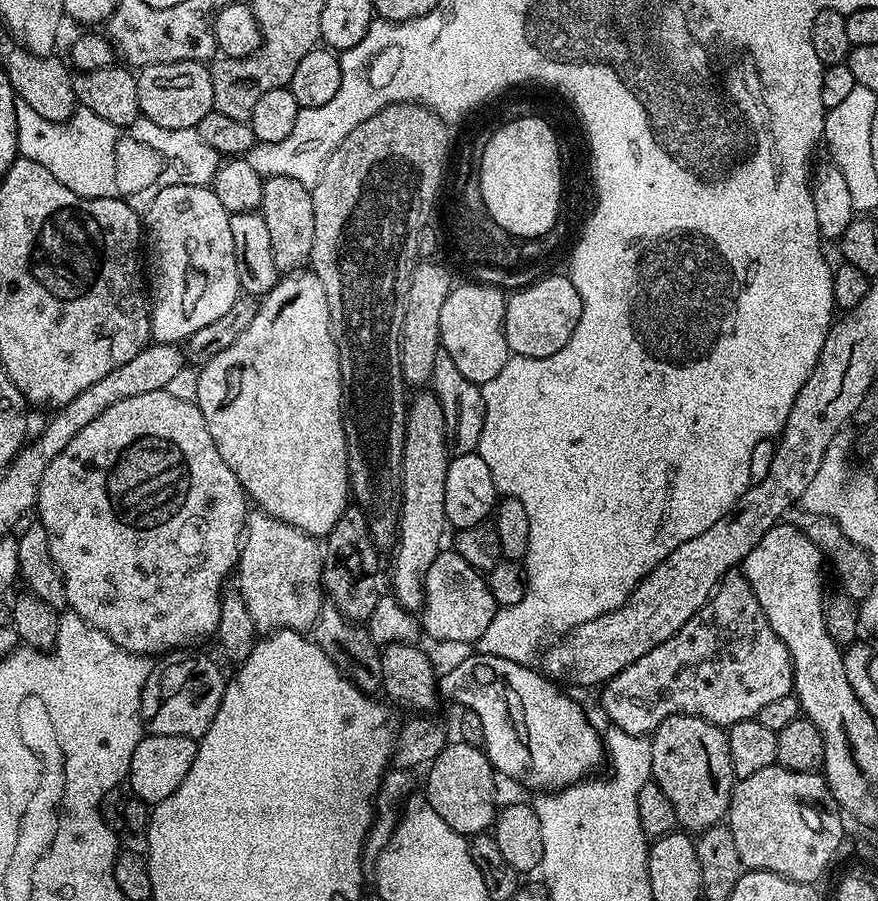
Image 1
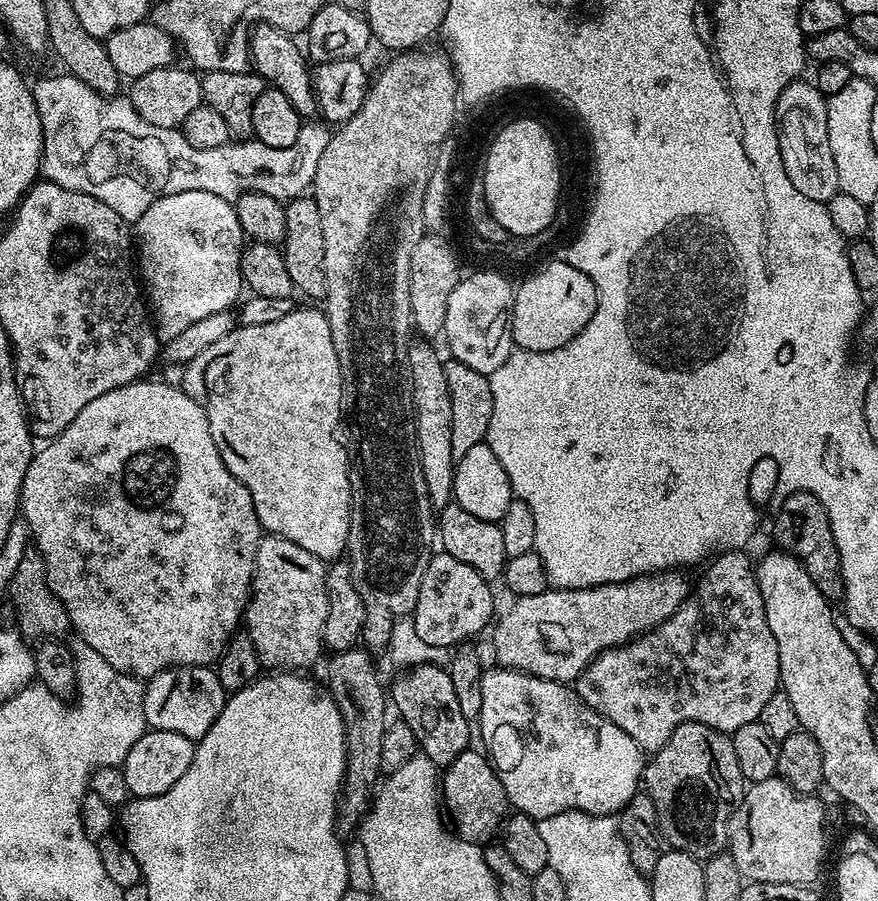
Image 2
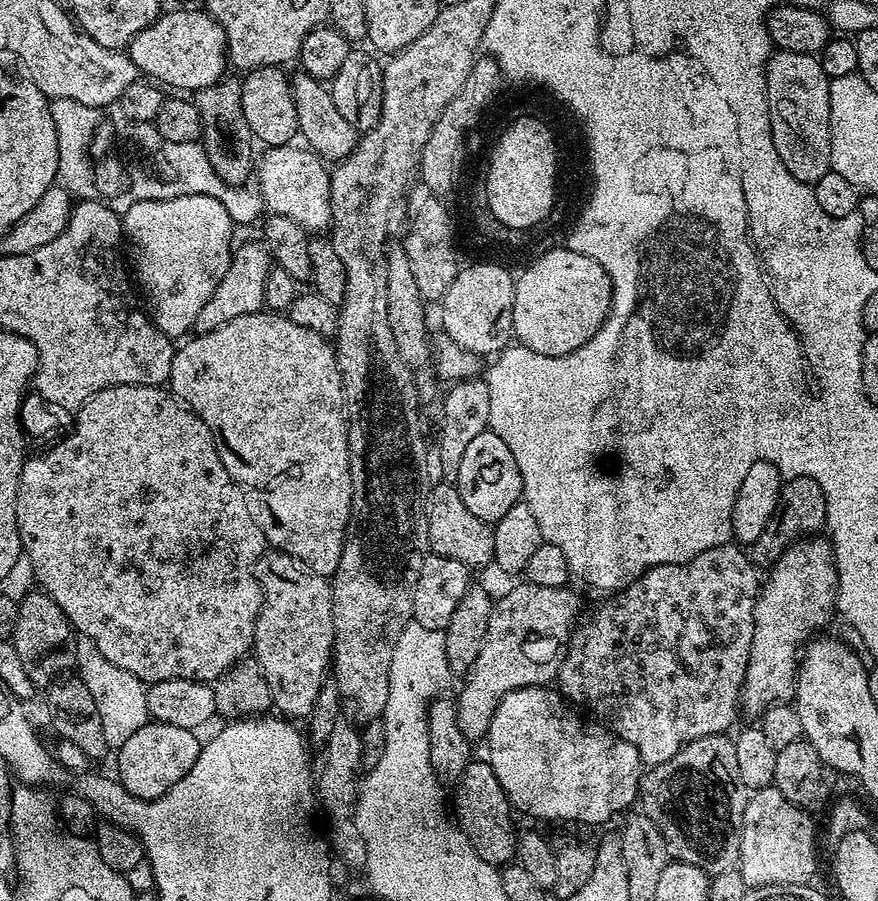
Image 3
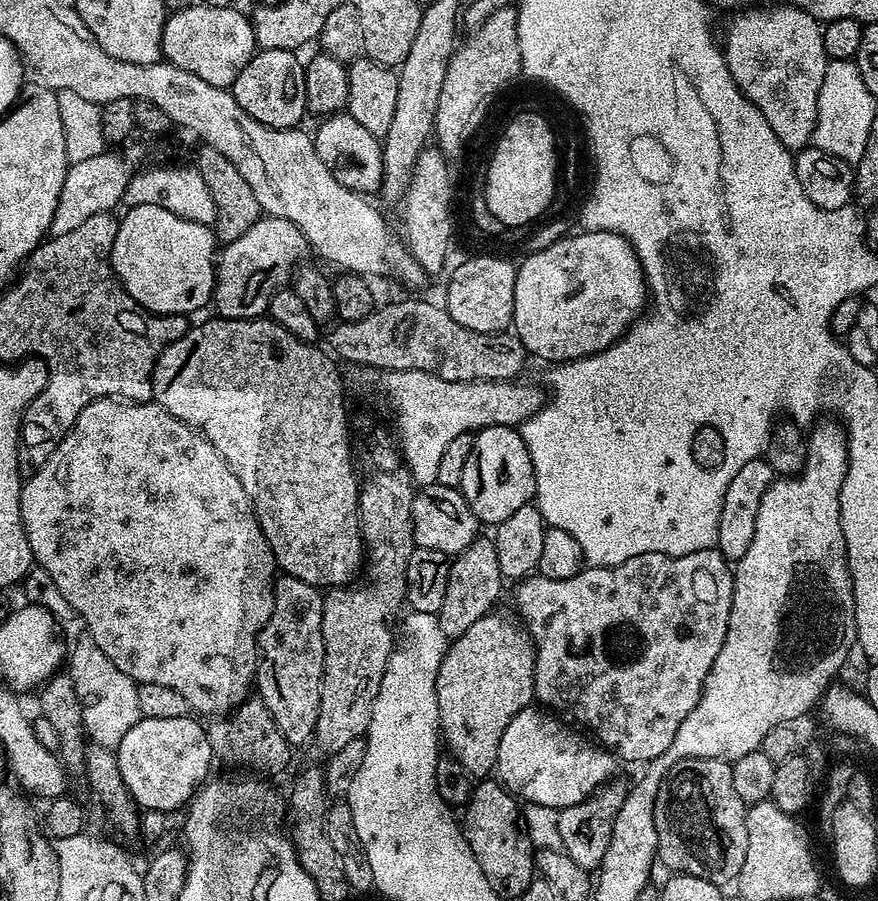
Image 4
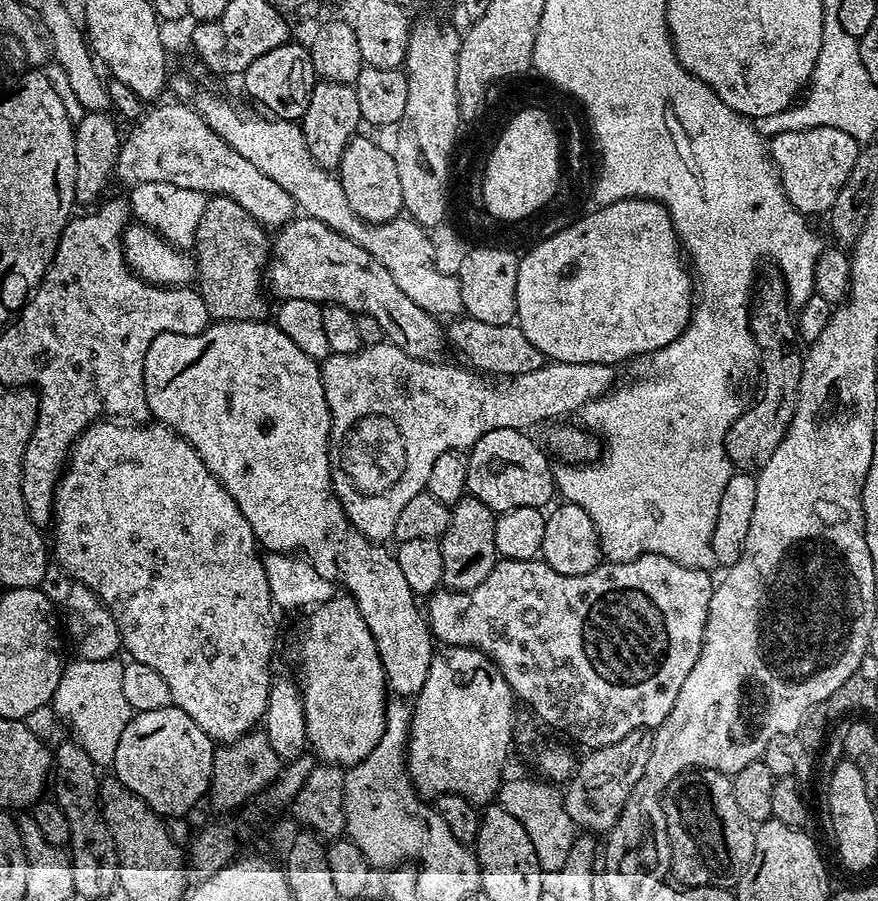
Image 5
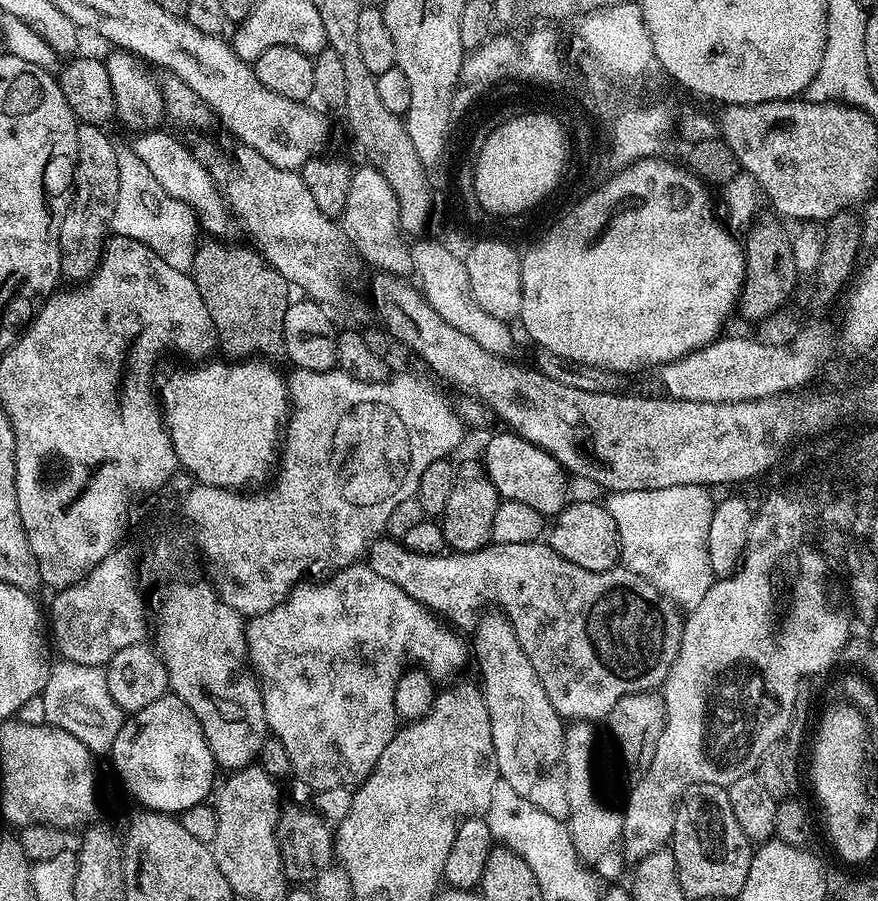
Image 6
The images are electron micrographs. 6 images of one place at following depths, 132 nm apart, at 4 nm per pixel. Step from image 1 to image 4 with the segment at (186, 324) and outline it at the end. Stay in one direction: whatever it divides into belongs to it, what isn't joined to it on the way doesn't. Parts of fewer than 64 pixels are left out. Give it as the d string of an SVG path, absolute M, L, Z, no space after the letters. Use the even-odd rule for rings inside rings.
M132 204L129 212L119 217L118 234L114 234L114 242L112 243L112 251L110 253L110 263L115 279L121 288L125 288L130 294L130 298L134 298L134 302L139 304L146 312L151 312L153 316L188 316L196 312L199 308L209 307L212 291L216 289L216 266L214 261L218 256L218 241L215 231L207 224L199 224L193 220L182 218L178 214L170 214L170 210L166 210L162 206L154 206L153 204Z

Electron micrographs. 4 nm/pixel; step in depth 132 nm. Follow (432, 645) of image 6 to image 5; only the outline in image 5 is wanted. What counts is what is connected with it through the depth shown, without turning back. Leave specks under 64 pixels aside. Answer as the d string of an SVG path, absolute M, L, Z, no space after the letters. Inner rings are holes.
M333 595L324 604L317 604L307 613L304 633L300 636L300 701L306 718L308 748L325 764L351 766L362 762L384 733L390 692L384 679L384 667L376 649L374 638L366 626L366 618L358 610L351 596Z

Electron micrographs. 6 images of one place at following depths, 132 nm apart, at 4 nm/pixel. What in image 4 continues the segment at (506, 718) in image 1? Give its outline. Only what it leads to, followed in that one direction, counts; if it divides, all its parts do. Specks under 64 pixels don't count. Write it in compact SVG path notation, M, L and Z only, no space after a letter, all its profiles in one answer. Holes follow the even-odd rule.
M529 706L514 714L514 718L510 718L510 726L506 726L502 742L498 742L494 772L500 783L521 801L559 810L582 802L597 788L609 783L617 775L616 764L618 765L617 757L595 739L589 738L559 715L540 706Z

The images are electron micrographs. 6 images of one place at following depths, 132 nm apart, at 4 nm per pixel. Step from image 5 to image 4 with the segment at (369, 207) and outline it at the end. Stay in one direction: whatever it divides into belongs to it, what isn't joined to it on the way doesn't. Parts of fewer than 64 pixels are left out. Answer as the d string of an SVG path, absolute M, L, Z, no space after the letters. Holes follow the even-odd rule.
M347 111L338 112L335 116L326 116L319 121L314 131L316 153L322 162L326 162L326 170L342 182L351 192L372 194L384 183L384 149L381 141L370 130L365 130L359 122L349 116Z

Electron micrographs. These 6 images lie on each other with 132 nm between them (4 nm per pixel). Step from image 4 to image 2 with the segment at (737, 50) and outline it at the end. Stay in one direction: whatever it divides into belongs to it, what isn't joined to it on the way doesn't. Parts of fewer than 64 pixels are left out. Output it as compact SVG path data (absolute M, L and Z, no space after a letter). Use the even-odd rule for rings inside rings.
M801 78L792 81L776 104L776 123L780 130L782 166L786 166L786 178L794 182L794 187L806 198L826 204L840 191L838 169L834 166L834 153L830 151L828 137L828 101L815 83Z

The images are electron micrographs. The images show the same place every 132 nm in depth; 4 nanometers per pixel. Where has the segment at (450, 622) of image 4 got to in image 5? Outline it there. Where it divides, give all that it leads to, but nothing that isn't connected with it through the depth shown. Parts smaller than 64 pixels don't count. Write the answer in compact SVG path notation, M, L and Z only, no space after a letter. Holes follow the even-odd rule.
M471 494L451 505L451 510L448 531L439 537L444 567L443 587L453 592L469 592L474 590L474 586L478 586L478 582L484 582L486 574L490 574L490 570L496 565L498 557L494 546L494 526L497 513Z

